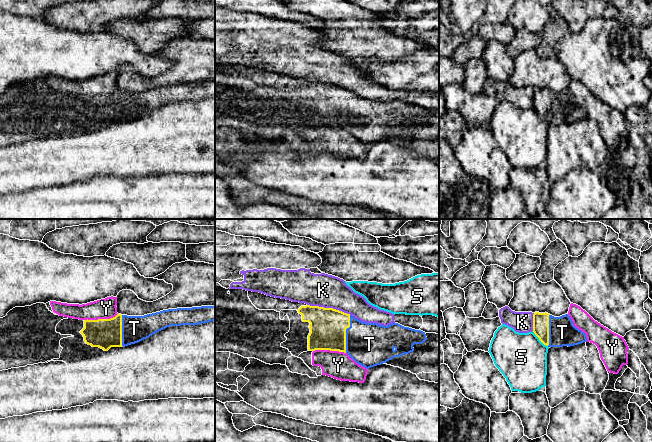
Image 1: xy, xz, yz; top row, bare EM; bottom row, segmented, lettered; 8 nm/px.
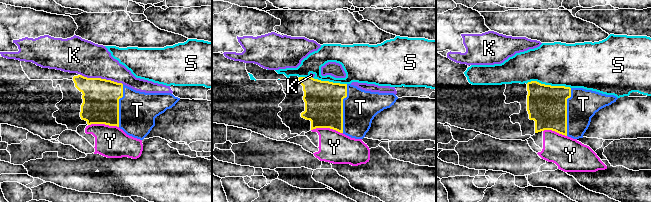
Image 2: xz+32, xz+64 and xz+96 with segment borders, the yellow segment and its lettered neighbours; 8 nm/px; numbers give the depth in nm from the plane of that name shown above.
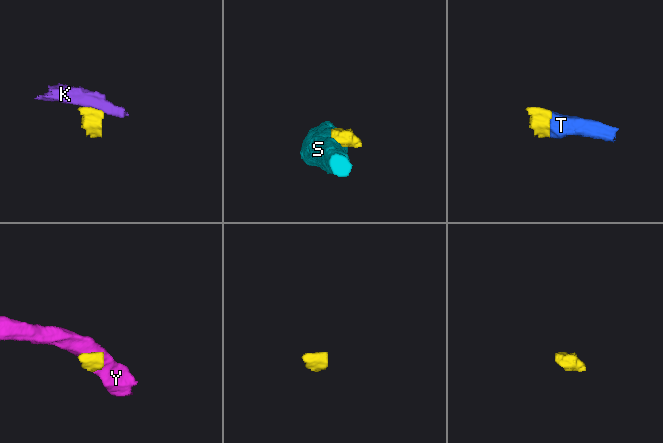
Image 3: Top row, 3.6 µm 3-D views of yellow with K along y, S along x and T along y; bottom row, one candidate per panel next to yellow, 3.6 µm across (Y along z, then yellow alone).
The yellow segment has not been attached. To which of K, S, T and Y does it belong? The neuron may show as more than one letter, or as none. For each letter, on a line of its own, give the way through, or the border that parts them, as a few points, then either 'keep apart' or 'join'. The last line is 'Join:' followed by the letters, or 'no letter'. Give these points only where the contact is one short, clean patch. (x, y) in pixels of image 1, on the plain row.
K: border along xz (307, 80), (332, 83), (350, 90); keep apart
S: border along yz (532, 107), (549, 123); keep apart
T: join
Y: border along xy (117, 89), (109, 94), (84, 96); keep apart
Join: T

